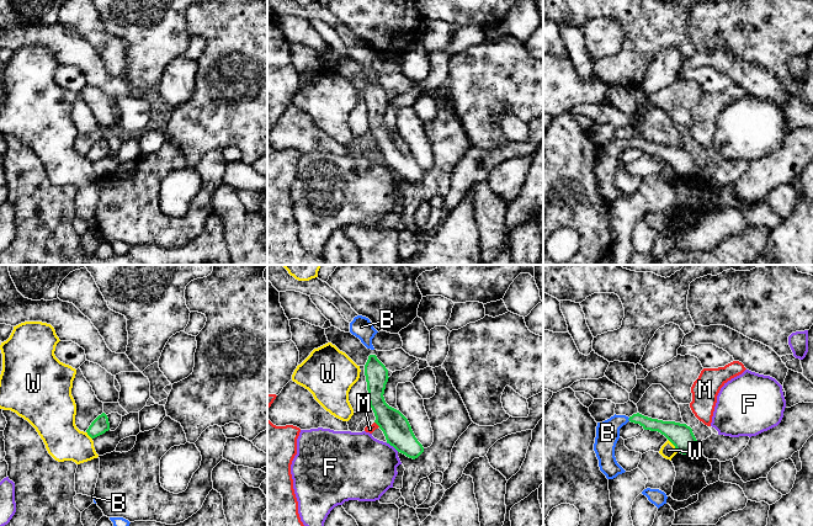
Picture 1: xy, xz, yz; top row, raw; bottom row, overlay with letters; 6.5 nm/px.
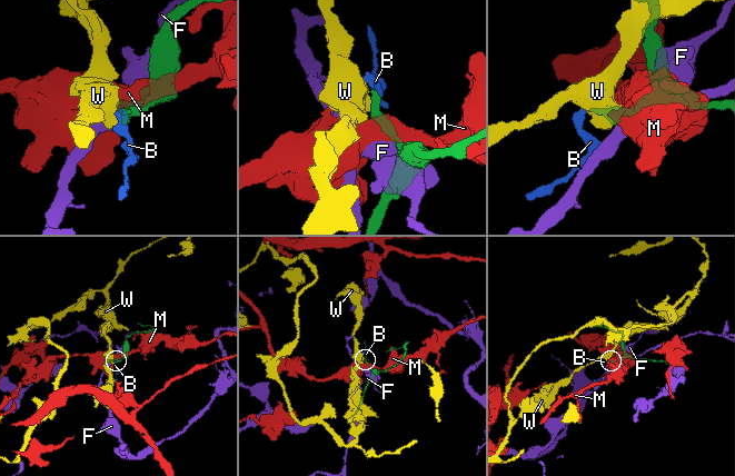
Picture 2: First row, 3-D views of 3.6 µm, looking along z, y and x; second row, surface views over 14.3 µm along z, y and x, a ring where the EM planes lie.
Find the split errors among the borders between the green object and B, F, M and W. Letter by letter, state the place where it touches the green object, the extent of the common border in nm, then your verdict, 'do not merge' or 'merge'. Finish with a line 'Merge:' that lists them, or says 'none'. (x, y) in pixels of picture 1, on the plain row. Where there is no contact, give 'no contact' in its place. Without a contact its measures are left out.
B: contact yz (630, 142); length 30 nm; merge
F: contact xz (392, 169); length 110 nm; do not merge
M: contact xz (377, 148); length 50 nm; do not merge
W: contact yz (673, 168); length 110 nm; do not merge
Merge: B

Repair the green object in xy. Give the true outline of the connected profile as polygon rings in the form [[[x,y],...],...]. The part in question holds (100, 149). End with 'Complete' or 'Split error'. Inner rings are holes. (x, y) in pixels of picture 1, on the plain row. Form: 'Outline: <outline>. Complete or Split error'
Outline: [[[105,137],[99,139],[86,154],[91,163],[95,163],[110,154],[108,142]]]. Complete

